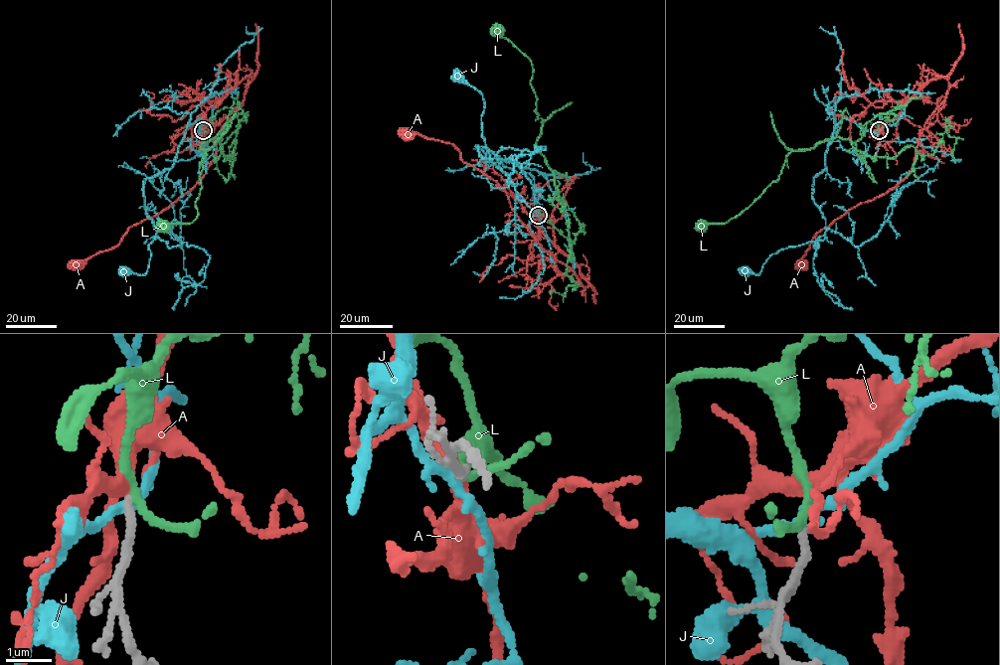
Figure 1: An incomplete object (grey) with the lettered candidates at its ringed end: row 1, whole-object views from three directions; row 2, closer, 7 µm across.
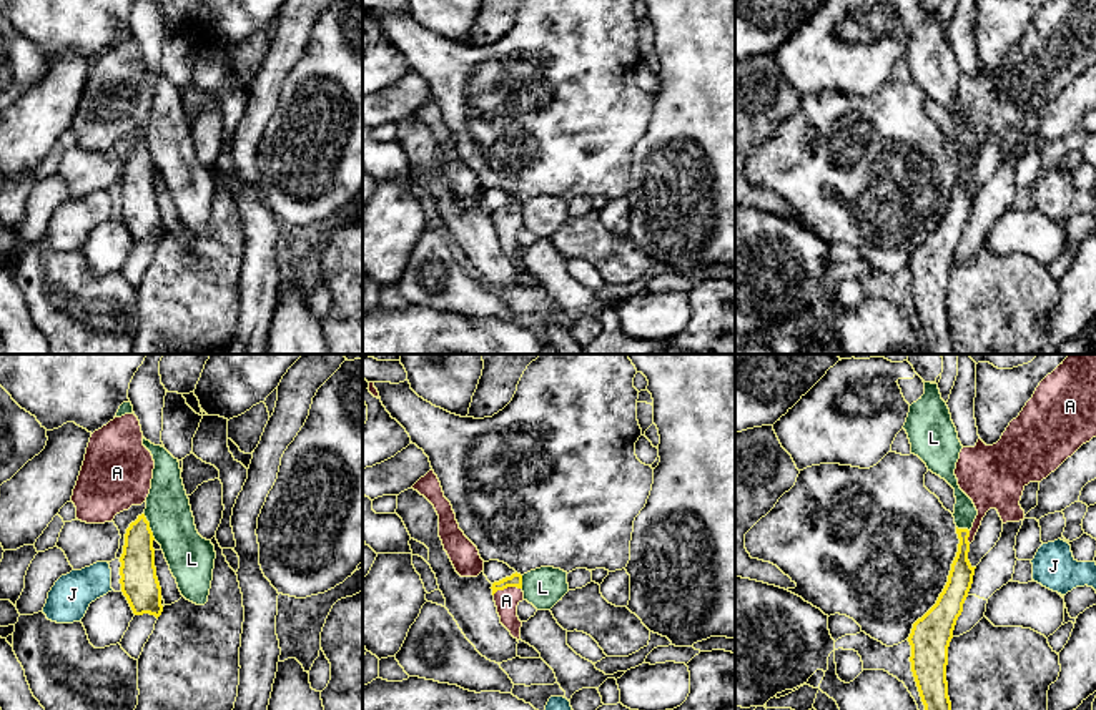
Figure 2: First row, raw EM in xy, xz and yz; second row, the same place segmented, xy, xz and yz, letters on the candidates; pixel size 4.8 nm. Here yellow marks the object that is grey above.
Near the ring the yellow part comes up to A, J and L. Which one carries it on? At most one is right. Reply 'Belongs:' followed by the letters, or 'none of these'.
Belongs: A

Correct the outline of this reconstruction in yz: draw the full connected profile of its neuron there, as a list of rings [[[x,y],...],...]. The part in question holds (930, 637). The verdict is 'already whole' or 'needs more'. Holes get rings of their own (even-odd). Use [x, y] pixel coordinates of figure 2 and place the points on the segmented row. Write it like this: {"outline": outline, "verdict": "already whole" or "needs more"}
{"outline": [[[1069,354],[1039,382],[1033,397],[996,444],[986,446],[978,439],[975,447],[961,449],[955,476],[960,489],[973,500],[978,515],[970,530],[956,527],[960,544],[948,582],[936,604],[913,624],[908,637],[911,672],[925,710],[951,710],[946,682],[948,647],[973,584],[976,567],[970,564],[968,552],[983,517],[990,509],[996,509],[1003,524],[1023,520],[1024,510],[1019,500],[1024,487],[1046,479],[1093,437],[1096,437],[1096,354]]], "verdict": "needs more"}

